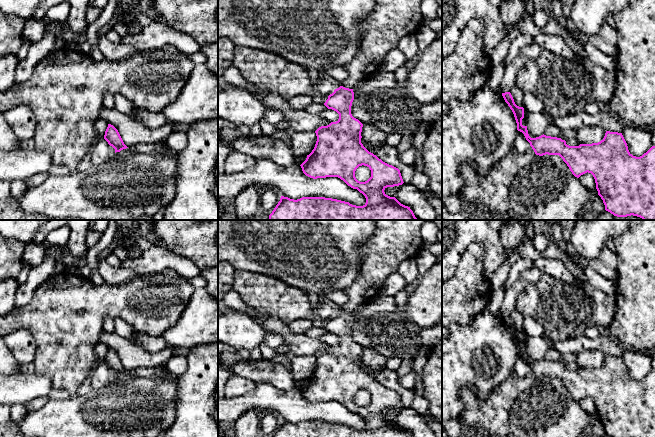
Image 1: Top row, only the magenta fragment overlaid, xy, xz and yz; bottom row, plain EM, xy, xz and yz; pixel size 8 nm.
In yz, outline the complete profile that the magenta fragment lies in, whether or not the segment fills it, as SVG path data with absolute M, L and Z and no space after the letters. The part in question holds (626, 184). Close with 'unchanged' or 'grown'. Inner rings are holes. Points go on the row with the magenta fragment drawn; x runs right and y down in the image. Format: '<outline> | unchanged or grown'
M510 92L502 93L502 96L514 114L517 130L524 134L536 155L559 155L577 178L587 172L591 173L595 179L598 195L605 205L605 210L614 216L633 215L643 220L655 220L655 146L652 146L642 156L636 157L629 152L622 133L618 132L606 131L600 142L580 144L579 146L569 146L561 138L544 134L531 138L527 126L522 125L524 108L515 104Z | unchanged

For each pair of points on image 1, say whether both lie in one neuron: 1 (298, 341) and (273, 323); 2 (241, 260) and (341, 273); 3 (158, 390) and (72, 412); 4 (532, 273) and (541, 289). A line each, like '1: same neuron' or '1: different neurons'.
1: same neuron
2: same neuron
3: same neuron
4: different neurons

